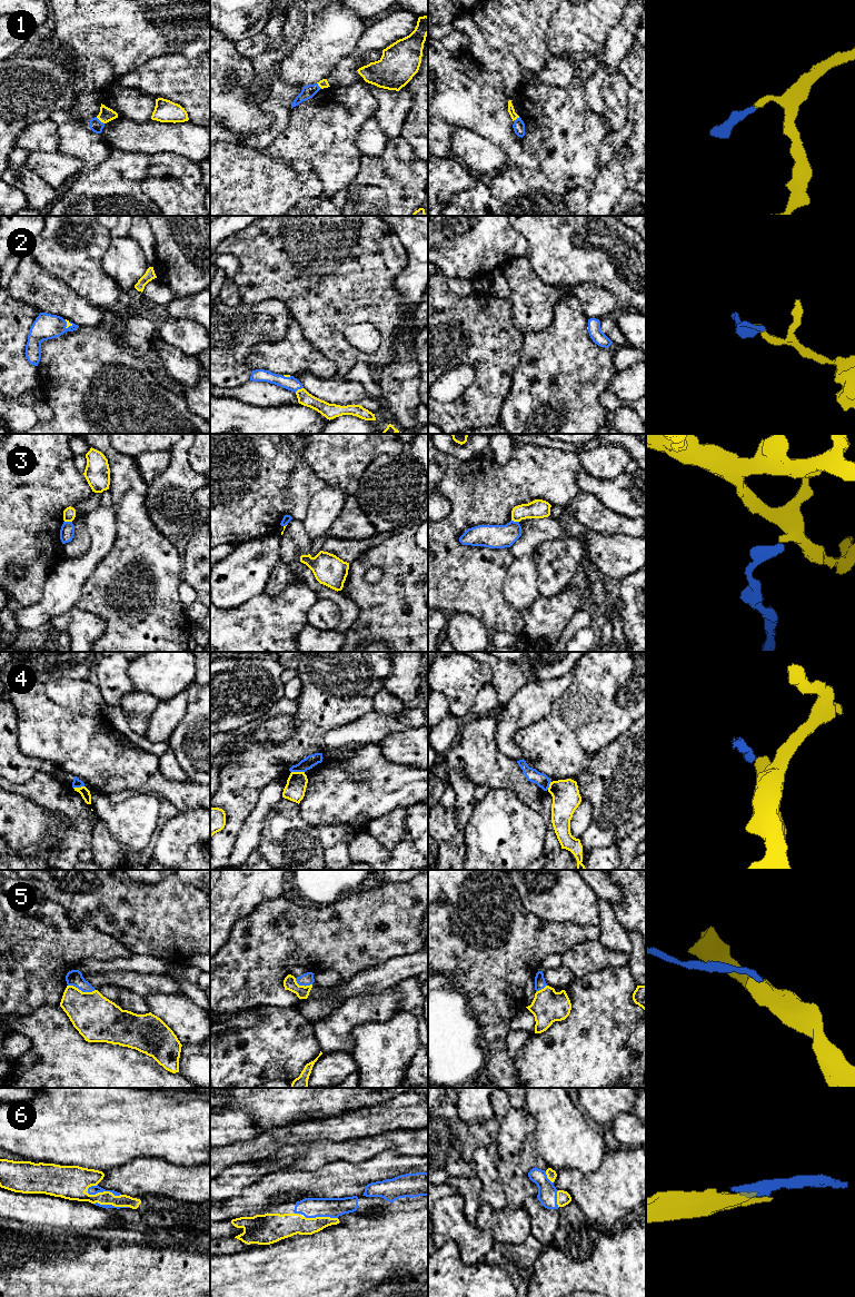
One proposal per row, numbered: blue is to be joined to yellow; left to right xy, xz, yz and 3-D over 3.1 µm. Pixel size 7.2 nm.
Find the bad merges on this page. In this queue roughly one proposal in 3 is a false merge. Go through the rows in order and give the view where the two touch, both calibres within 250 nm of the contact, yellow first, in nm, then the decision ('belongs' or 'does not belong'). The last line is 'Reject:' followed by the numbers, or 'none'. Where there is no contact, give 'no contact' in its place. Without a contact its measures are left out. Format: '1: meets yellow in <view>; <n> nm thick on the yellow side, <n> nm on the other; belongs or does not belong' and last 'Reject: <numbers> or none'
1: meets yellow in xy; 110 nm thick on the yellow side, 90 nm on the other; belongs
2: meets yellow in xz; 100 nm thick on the yellow side, 100 nm on the other; belongs
3: meets yellow in xy; 90 nm thick on the yellow side, 110 nm on the other; does not belong
4: meets yellow in xz; 150 nm thick on the yellow side, 90 nm on the other; does not belong
5: meets yellow in xy; 320 nm thick on the yellow side, 120 nm on the other; does not belong
6: meets yellow in xy; 120 nm thick on the yellow side, 30 nm on the other; belongs
Reject: 3, 4, 5

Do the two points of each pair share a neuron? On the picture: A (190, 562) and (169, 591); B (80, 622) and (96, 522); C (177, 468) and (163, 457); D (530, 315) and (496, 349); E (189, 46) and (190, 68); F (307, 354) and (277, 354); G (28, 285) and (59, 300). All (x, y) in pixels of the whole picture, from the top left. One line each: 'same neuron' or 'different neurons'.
A: different neurons
B: different neurons
C: different neurons
D: different neurons
E: different neurons
F: same neuron
G: same neuron

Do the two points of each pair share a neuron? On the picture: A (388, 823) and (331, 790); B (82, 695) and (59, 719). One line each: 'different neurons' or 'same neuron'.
A: different neurons
B: different neurons

